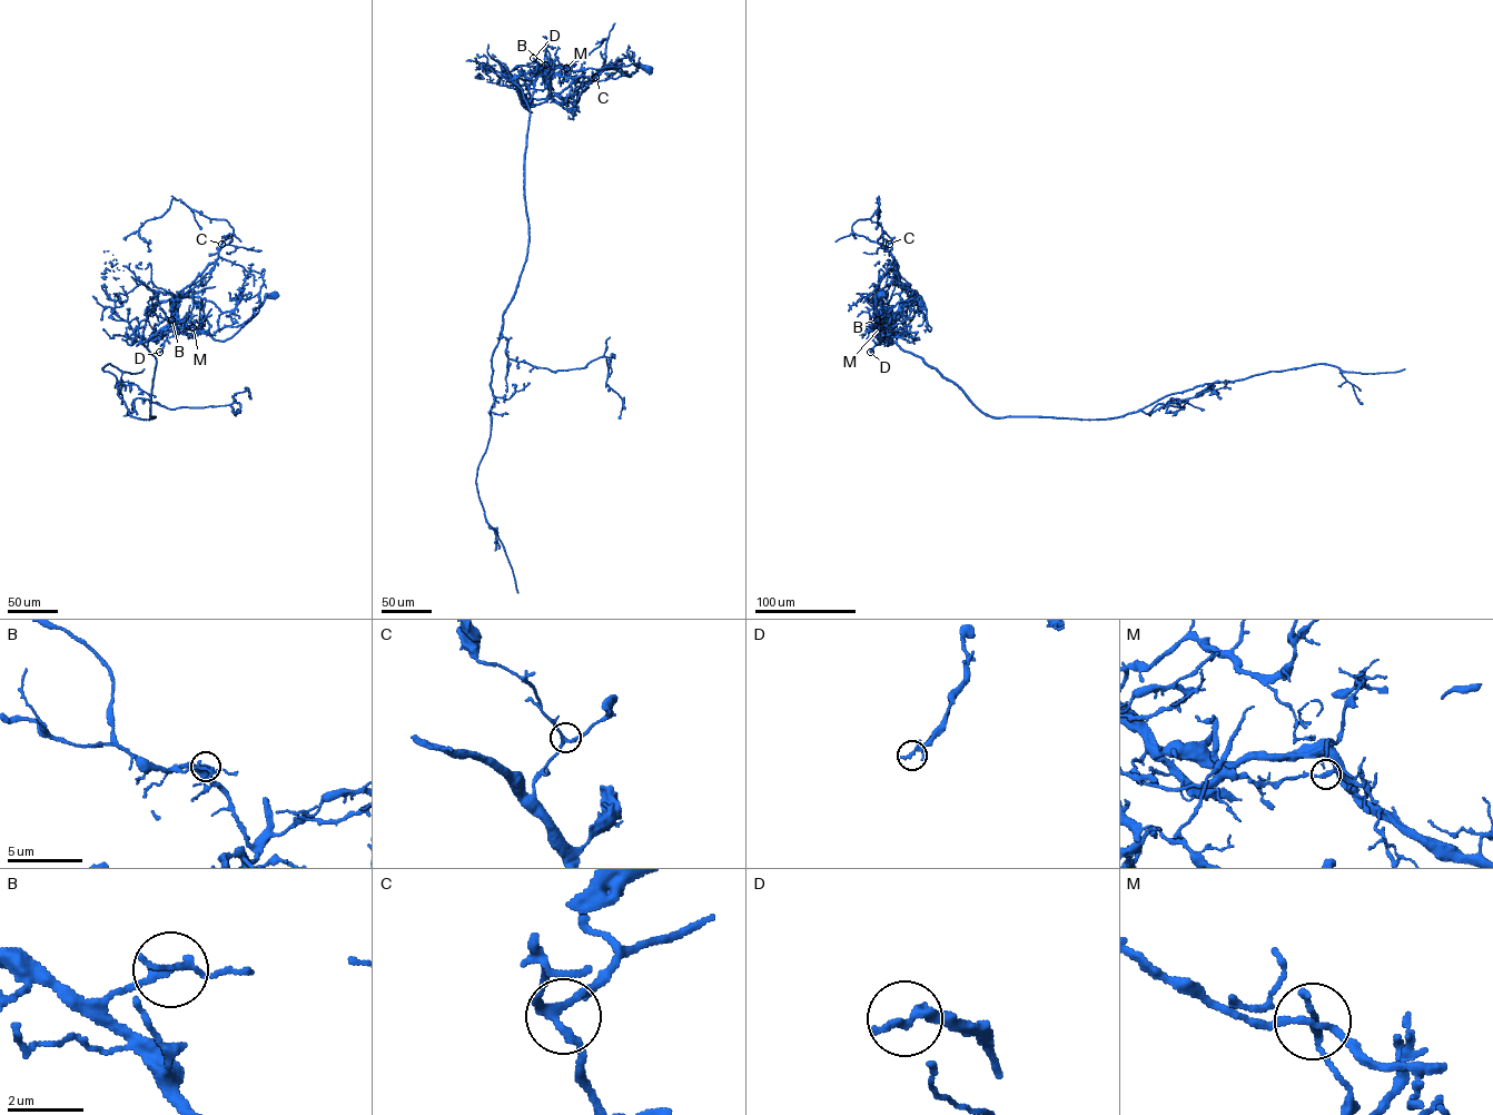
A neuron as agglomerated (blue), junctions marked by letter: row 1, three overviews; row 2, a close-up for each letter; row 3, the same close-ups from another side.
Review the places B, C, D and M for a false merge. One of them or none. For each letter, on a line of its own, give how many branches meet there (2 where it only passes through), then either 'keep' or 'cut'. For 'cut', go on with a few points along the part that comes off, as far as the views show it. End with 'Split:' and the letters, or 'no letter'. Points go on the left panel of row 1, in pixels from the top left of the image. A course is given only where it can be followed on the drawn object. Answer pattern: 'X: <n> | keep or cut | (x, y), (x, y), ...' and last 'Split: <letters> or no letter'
B: 3 | keep
C: 3 | keep
D: 3 | keep
M: 3 | cut | (193, 327), (174, 324), (176, 299), (233, 229), (180, 199), (139, 228), (132, 272), (106, 268), (105, 292)
Split: M

